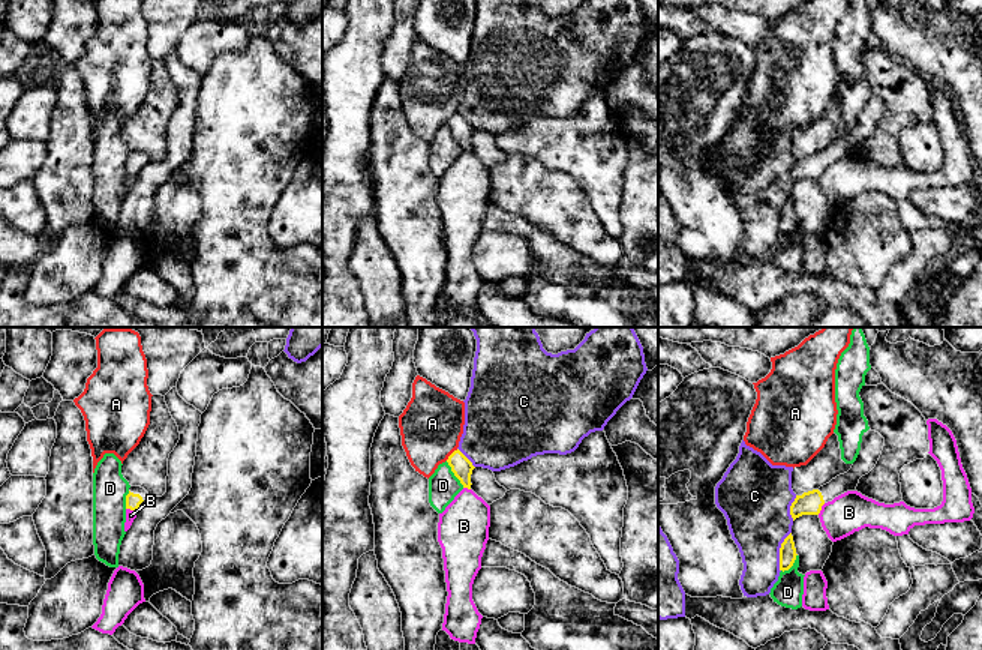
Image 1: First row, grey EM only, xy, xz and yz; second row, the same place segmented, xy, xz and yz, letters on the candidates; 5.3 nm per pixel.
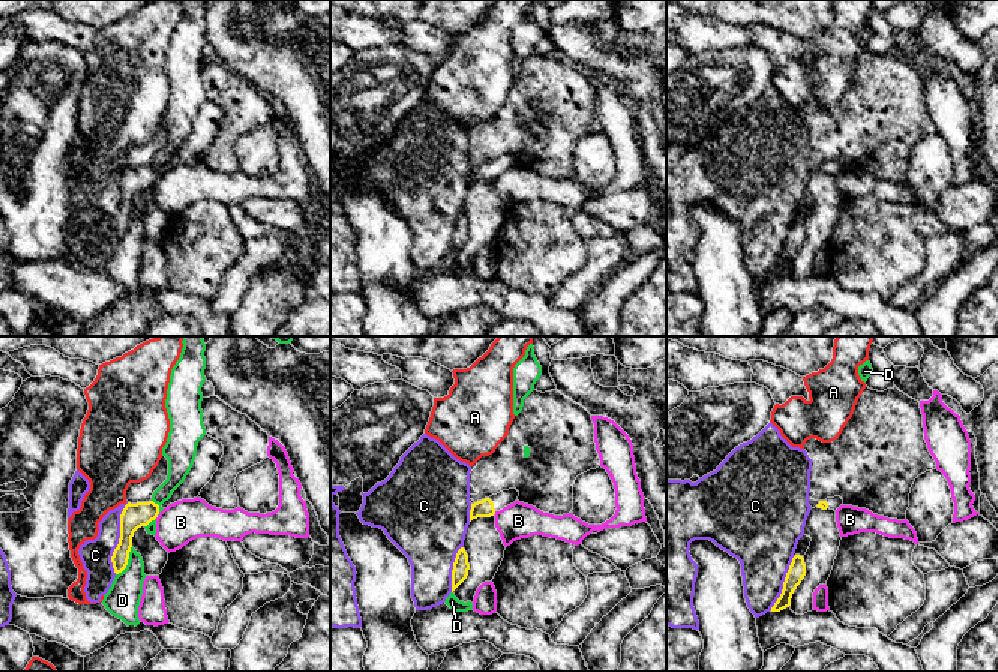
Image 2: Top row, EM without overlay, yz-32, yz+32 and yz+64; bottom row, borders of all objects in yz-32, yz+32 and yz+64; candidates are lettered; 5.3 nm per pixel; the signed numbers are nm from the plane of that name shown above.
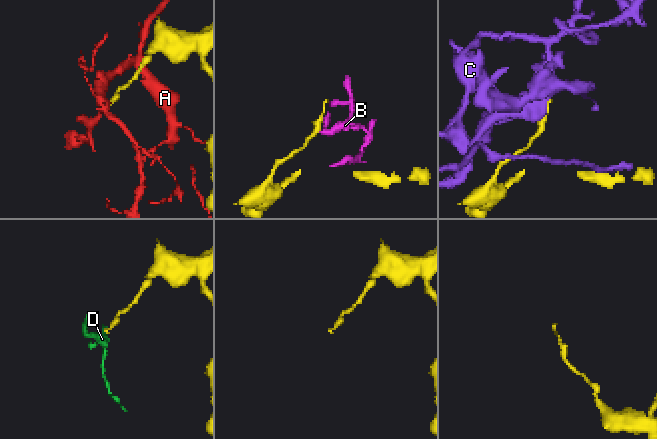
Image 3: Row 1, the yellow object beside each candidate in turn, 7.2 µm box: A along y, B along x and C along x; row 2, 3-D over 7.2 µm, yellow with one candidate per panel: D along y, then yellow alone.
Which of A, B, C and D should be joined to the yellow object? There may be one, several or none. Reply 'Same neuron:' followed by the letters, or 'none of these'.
Same neuron: none of these

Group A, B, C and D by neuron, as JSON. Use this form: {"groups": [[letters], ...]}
{"groups": [["A"], ["B"], ["C"], ["D"]]}

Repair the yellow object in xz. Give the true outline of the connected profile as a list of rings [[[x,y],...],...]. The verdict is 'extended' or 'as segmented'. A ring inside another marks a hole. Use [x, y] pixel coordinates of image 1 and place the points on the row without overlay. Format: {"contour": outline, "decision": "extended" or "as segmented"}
{"contour": [[[459,113],[448,120],[447,126],[463,152],[471,153],[471,138],[475,132],[472,126]]], "decision": "as segmented"}

